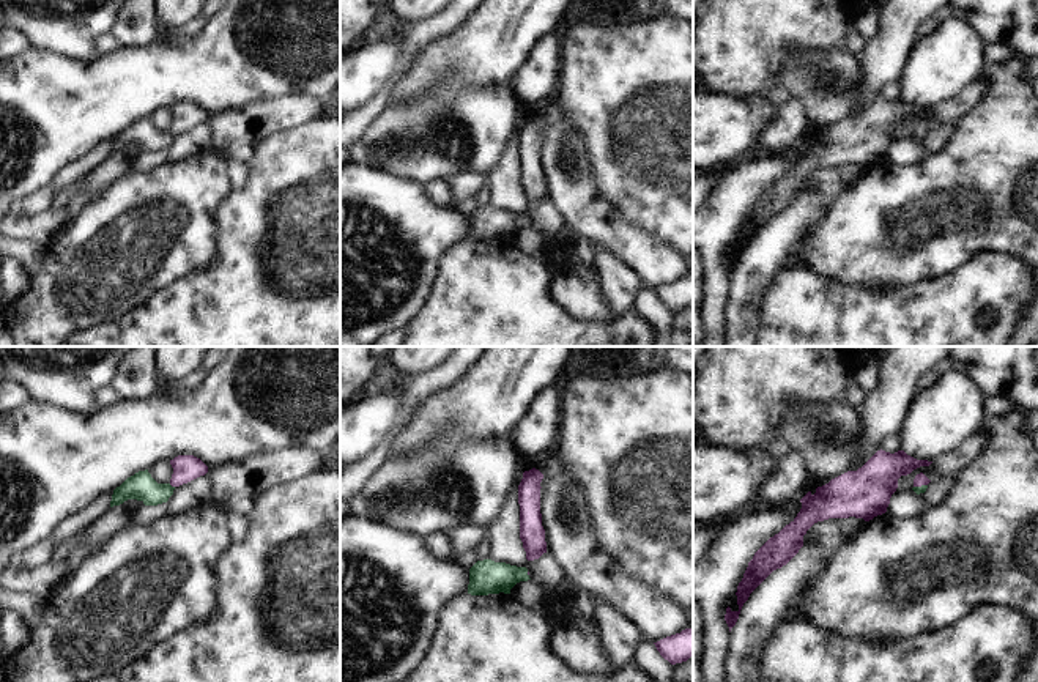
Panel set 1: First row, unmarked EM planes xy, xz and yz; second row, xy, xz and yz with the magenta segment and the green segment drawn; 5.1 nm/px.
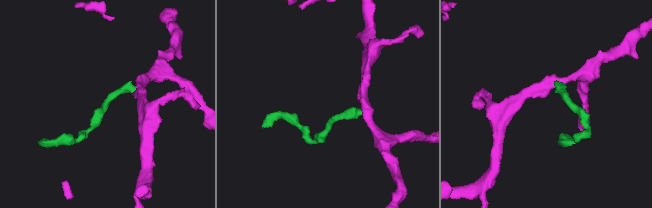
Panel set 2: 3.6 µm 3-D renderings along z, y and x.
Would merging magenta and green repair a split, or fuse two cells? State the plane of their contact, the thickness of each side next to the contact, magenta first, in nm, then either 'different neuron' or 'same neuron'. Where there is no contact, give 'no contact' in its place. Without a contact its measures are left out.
xy | 140/140 nm | same neuron

